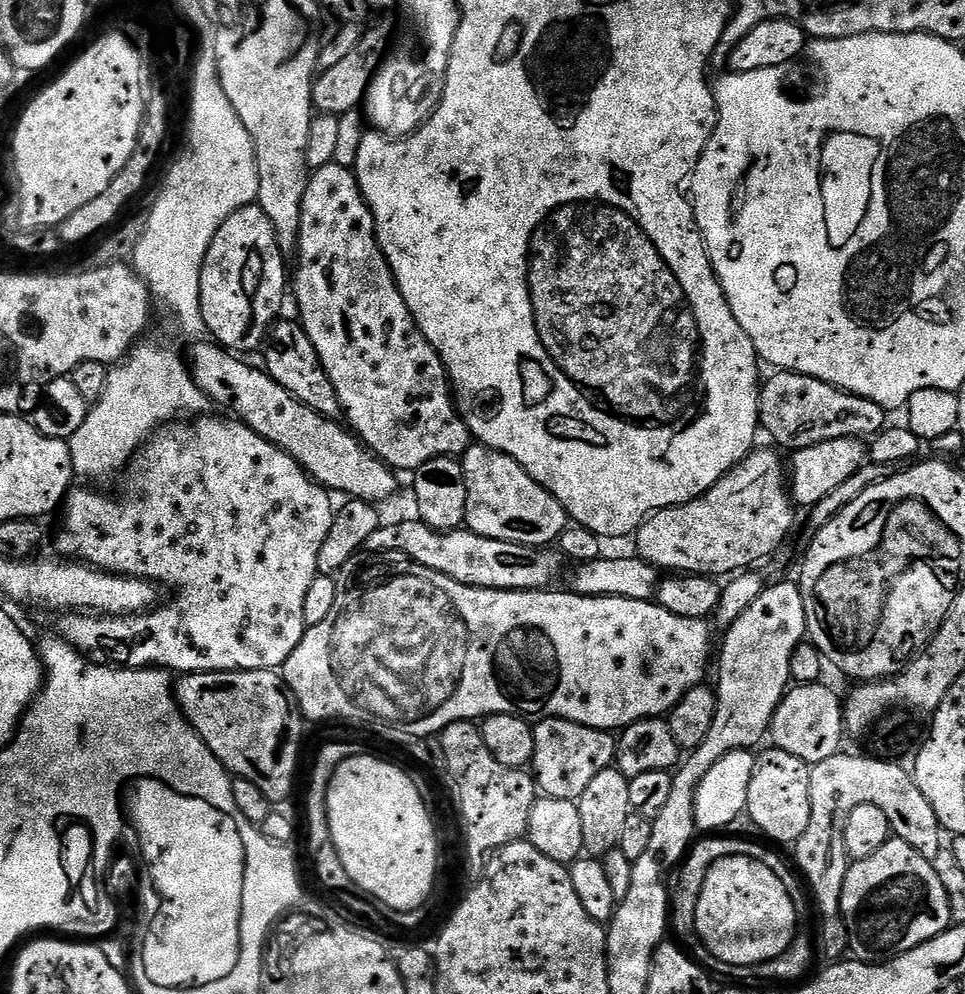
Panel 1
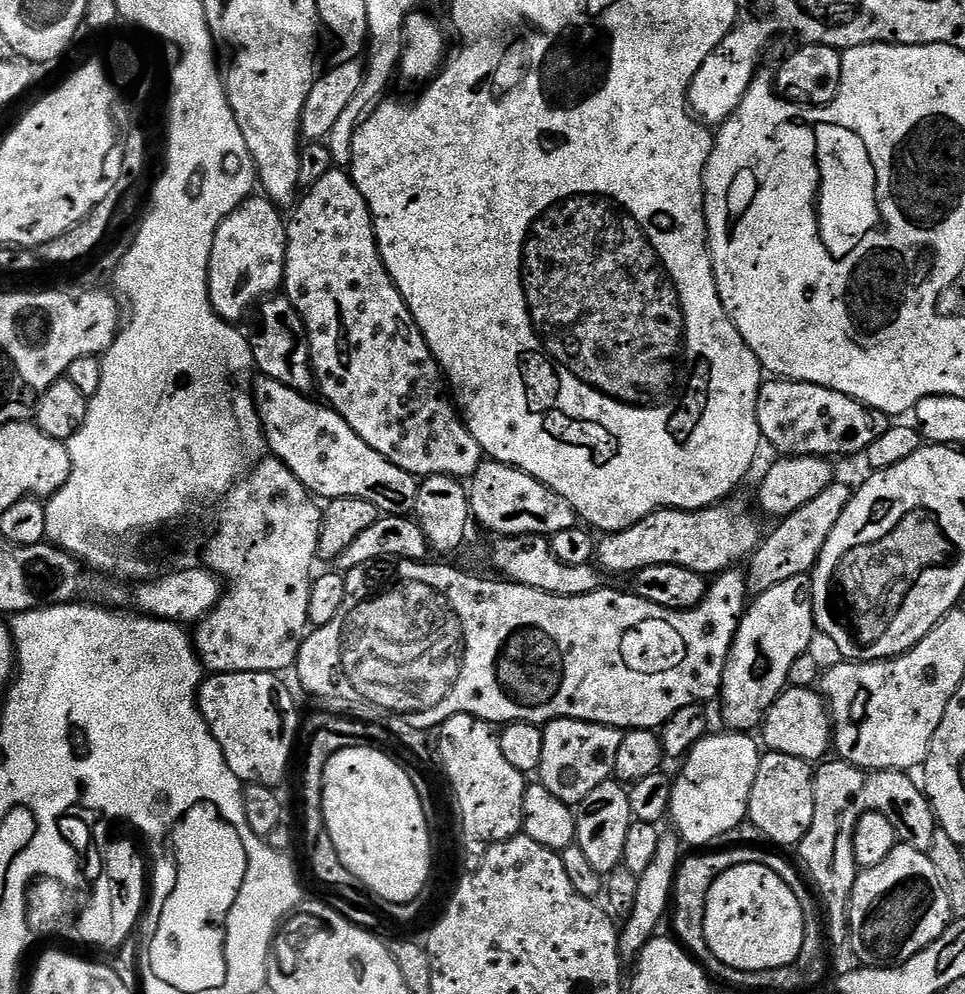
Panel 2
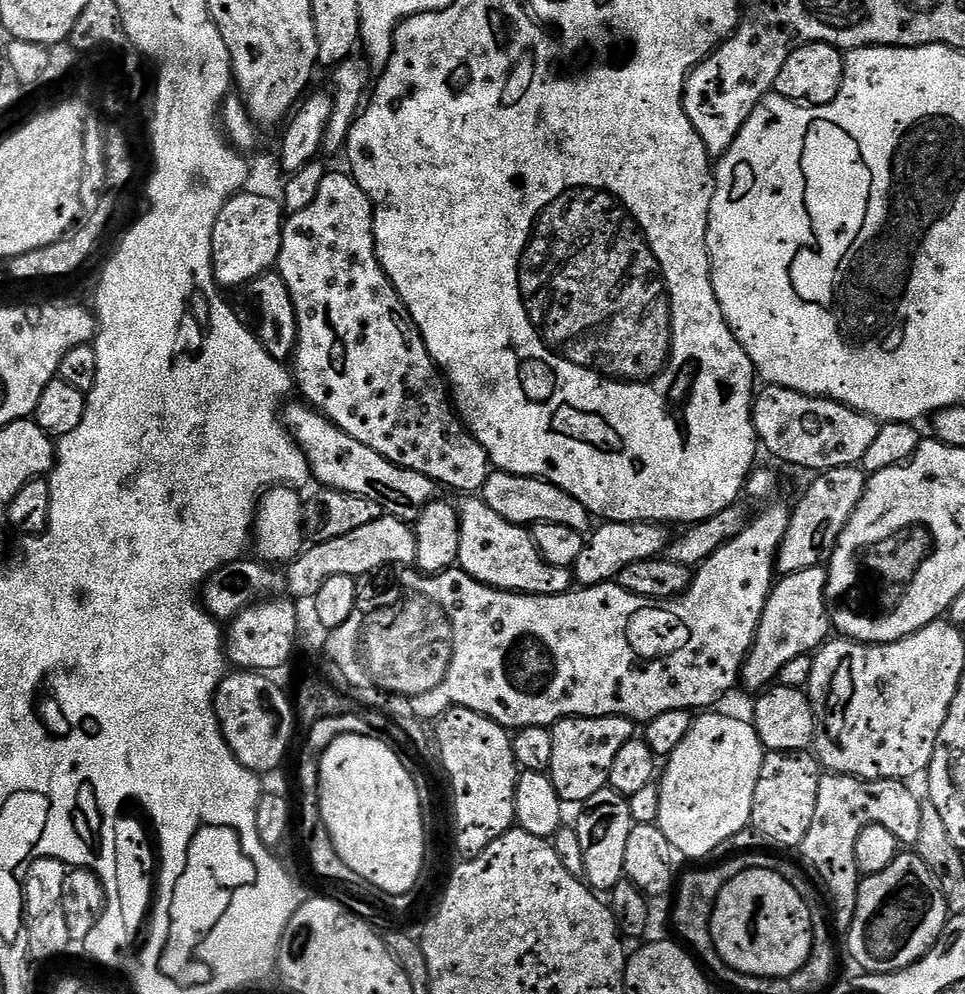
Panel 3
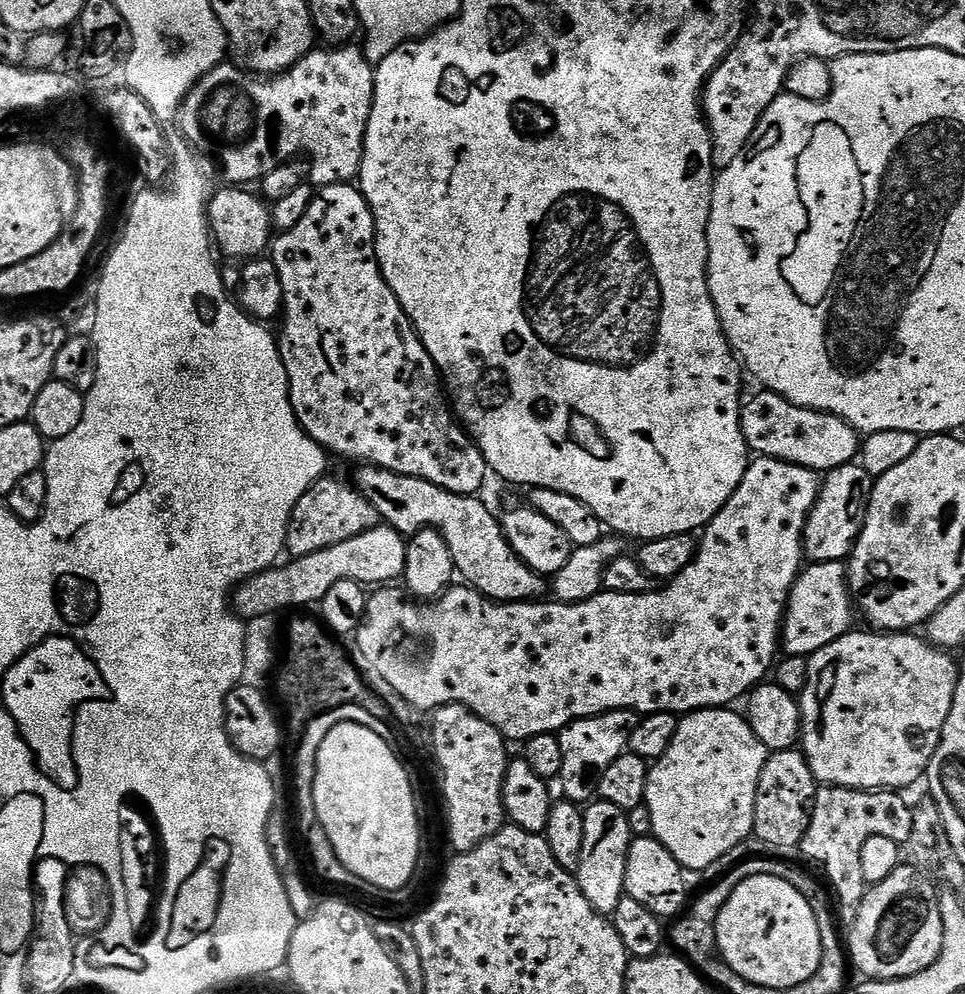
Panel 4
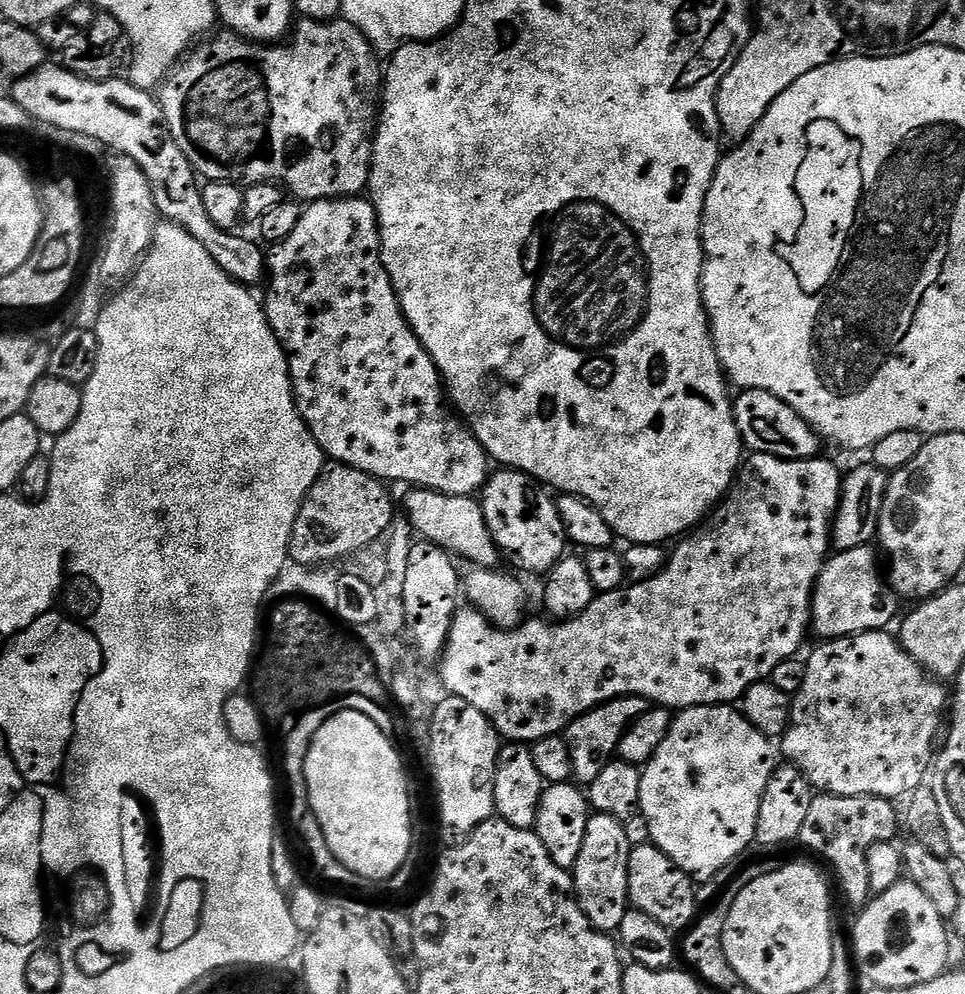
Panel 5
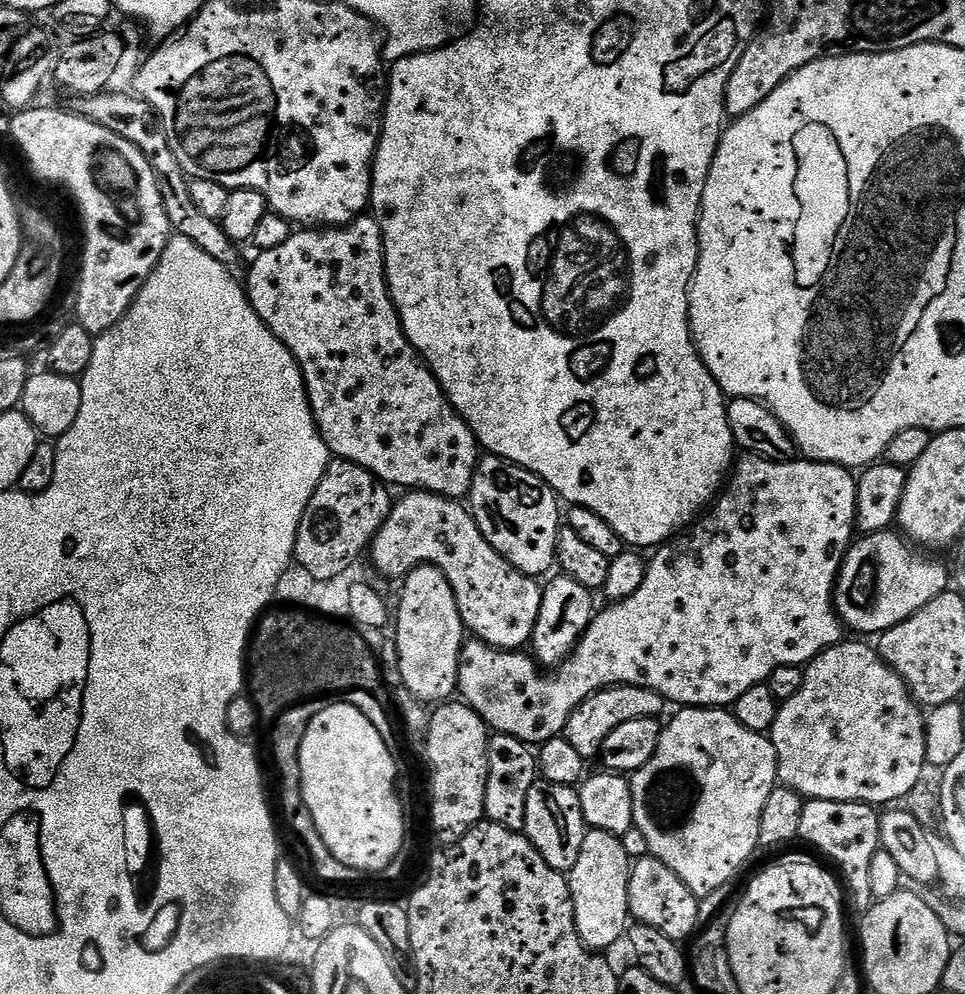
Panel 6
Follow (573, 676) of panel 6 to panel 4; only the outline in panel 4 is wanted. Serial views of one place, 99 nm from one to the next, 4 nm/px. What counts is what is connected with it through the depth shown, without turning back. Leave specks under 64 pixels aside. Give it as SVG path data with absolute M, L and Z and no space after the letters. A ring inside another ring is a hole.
M760 456L749 463L746 474L738 486L738 490L726 502L723 510L716 515L711 524L703 529L702 535L698 540L696 558L686 566L686 570L679 572L673 580L667 581L663 585L664 592L653 590L642 594L618 594L617 592L600 591L597 596L591 596L588 600L583 600L577 604L562 604L551 602L552 604L540 604L544 602L496 602L487 599L481 592L477 592L471 586L464 588L449 587L448 591L437 596L432 603L417 602L409 598L403 591L396 589L396 586L384 586L371 593L374 604L378 604L378 638L384 642L390 642L390 646L396 650L410 652L412 660L430 660L434 652L434 644L438 644L442 650L448 650L448 656L452 656L452 682L454 682L454 698L456 704L461 704L463 708L468 708L476 716L480 716L490 726L498 729L509 741L517 740L523 742L538 734L547 732L559 733L560 729L572 724L575 720L600 716L603 712L613 712L628 708L637 714L647 714L650 712L675 712L677 714L687 714L698 712L702 708L722 708L735 705L735 700L747 697L748 693L765 679L764 676L773 671L777 663L776 648L782 644L782 625L784 622L784 609L788 606L788 595L792 592L792 587L796 577L802 571L805 563L804 554L804 527L808 521L808 515L812 513L814 502L820 493L822 480L815 472L809 468L803 468L797 464L788 464L785 460L773 460L770 456ZM704 536L704 537L703 537ZM801 563L801 564L800 564ZM404 596L405 597L404 597ZM406 608L408 608L408 618L406 618ZM424 628L424 634L420 632ZM452 638L452 646L444 646ZM456 638L458 638L458 660L456 660Z

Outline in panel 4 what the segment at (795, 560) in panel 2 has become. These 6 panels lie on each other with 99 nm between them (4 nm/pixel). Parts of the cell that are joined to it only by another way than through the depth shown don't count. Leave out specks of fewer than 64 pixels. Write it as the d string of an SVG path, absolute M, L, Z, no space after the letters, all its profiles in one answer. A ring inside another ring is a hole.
M860 462L843 464L823 477L820 493L804 527L804 554L811 563L844 562L852 554L856 539L868 513L868 497L872 494L874 477Z

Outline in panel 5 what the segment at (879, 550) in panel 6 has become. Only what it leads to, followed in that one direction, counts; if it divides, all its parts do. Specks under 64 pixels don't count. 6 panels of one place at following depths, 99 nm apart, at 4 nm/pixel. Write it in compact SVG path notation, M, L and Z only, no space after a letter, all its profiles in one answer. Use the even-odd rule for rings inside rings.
M865 546L836 552L824 561L824 568L820 571L816 588L812 591L810 628L815 635L817 632L824 636L820 638L825 641L838 640L842 636L856 636L860 632L878 632L887 629L892 619L897 619L898 597L886 587L881 573L880 576L876 573L877 553L872 553L872 550Z

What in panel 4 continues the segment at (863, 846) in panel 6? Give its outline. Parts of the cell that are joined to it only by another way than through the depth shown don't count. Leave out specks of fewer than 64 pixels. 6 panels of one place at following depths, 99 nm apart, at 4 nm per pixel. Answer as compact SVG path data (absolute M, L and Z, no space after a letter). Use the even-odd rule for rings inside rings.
M817 787L810 826L802 838L799 851L804 852L806 859L824 867L830 888L832 883L831 891L838 905L841 925L850 926L856 921L860 903L864 901L866 885L858 871L858 857L866 838L890 838L902 846L909 843L913 829L913 805L907 804L900 796L903 795L896 790Z

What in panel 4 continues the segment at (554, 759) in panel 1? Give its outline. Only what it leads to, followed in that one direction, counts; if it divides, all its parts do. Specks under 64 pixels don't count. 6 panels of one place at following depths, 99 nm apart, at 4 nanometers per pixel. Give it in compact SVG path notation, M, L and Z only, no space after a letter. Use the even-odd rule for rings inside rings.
M623 708L603 712L600 716L575 720L560 729L558 735L562 746L562 770L558 777L558 785L560 784L561 790L564 791L563 799L584 806L597 795L598 782L602 782L602 774L606 774L610 762L614 762L614 758L618 758L623 752L629 751L628 743L637 723L637 713Z

